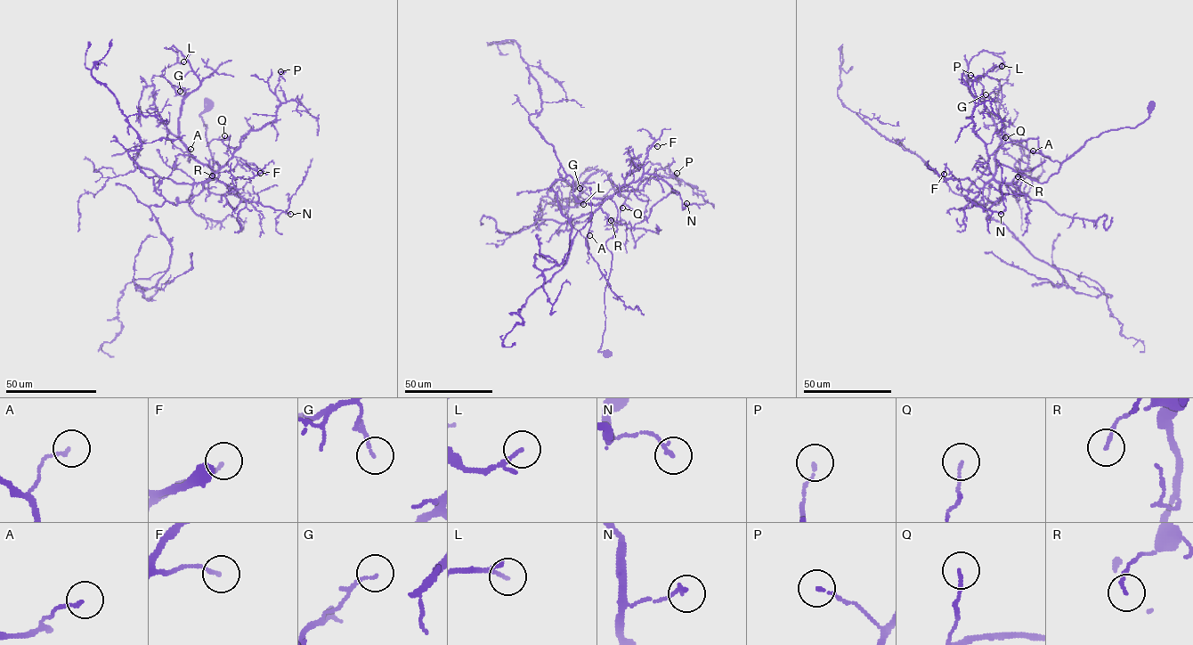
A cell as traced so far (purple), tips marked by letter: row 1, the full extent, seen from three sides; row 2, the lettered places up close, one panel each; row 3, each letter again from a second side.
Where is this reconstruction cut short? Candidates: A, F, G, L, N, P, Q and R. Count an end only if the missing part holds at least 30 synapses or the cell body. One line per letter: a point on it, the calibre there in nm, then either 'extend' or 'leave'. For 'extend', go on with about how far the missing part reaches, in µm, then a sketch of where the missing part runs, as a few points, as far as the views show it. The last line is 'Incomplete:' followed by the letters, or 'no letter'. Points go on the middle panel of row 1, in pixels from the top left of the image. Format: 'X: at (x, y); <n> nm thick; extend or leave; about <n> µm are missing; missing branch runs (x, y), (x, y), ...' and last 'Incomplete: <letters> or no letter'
A: at (589, 235); 110 nm thick; leave
F: at (657, 146); 140 nm thick; extend; about 20 µm are missing; missing branch runs (657, 146), (644, 151)
G: at (580, 188); 100 nm thick; leave
L: at (583, 204); 100 nm thick; leave
N: at (686, 203); 140 nm thick; leave
P: at (677, 173); 120 nm thick; leave
Q: at (622, 208); 130 nm thick; leave
R: at (611, 220); 110 nm thick; leave
Incomplete: F

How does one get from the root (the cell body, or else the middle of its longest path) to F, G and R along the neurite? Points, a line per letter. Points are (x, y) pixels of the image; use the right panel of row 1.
F: (1149, 107), (1149, 116), (1135, 127), (1091, 137), (1042, 183), (1001, 164), (983, 188), (944, 174)
G: (1149, 107), (1135, 127), (1091, 137), (1040, 183), (996, 167), (1001, 140), (980, 100), (986, 94)
R: (1149, 107), (1149, 116), (1135, 127), (1112, 129), (1091, 137), (1046, 182), (1039, 183), (1023, 174), (1018, 176)

